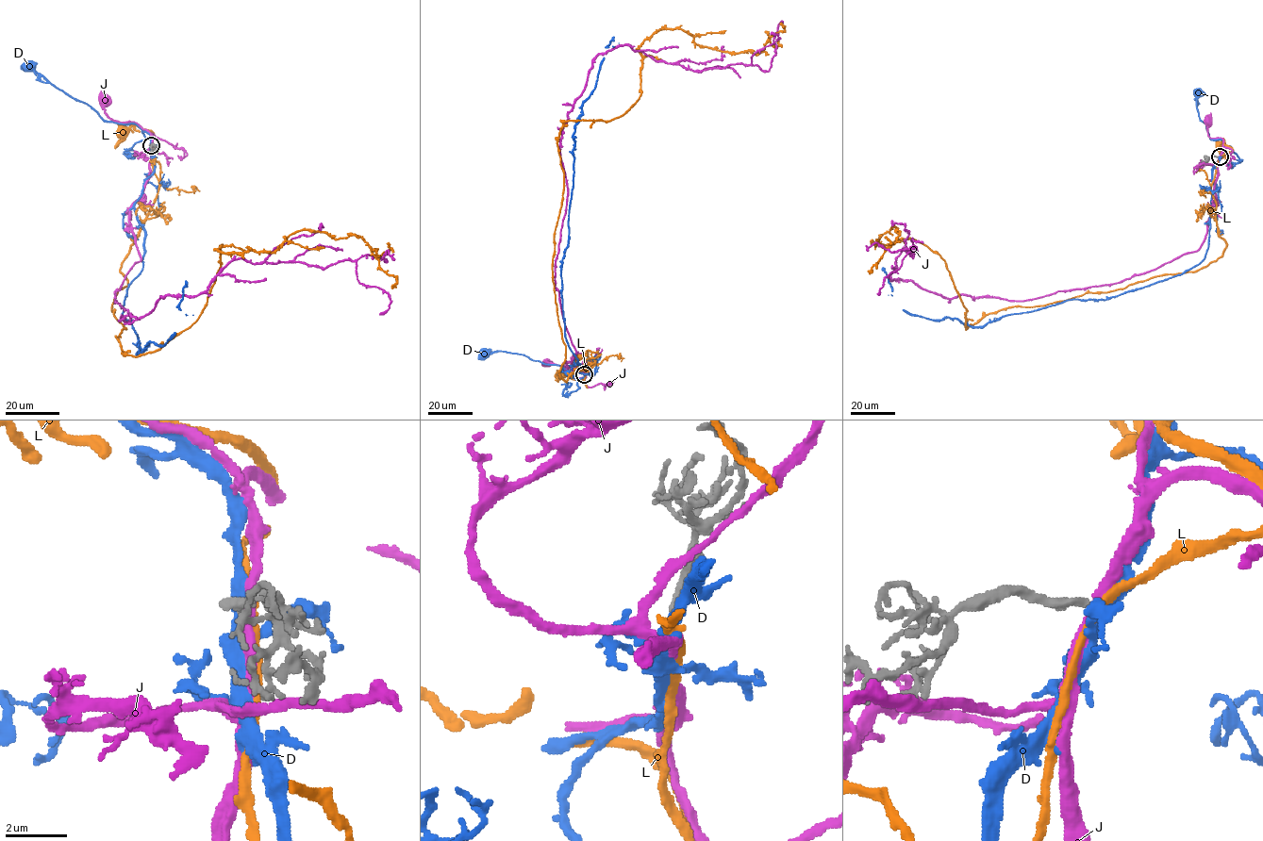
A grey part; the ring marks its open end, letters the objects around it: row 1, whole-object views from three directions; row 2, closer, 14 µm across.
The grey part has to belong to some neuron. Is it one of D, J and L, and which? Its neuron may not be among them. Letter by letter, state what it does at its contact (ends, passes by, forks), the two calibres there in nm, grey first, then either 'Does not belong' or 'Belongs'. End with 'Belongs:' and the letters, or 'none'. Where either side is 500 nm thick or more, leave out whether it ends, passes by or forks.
D: It passes by. Thickness 280 nm (grey) against 320 nm. Belongs
J: It passes by. Thickness 280 nm (grey) against 300 nm. Does not belong
L: It passes by. Thickness 280 nm (grey) against 240 nm. Does not belong
Belongs: D

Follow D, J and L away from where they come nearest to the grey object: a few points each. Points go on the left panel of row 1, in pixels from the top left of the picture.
D: (151, 145), (150, 136), (134, 123), (106, 122), (89, 106), (72, 98), (26, 65)
J: (151, 145), (152, 135), (137, 123), (110, 119), (105, 112), (105, 99)
L: (151, 145), (154, 136), (148, 129), (136, 125), (123, 131)

